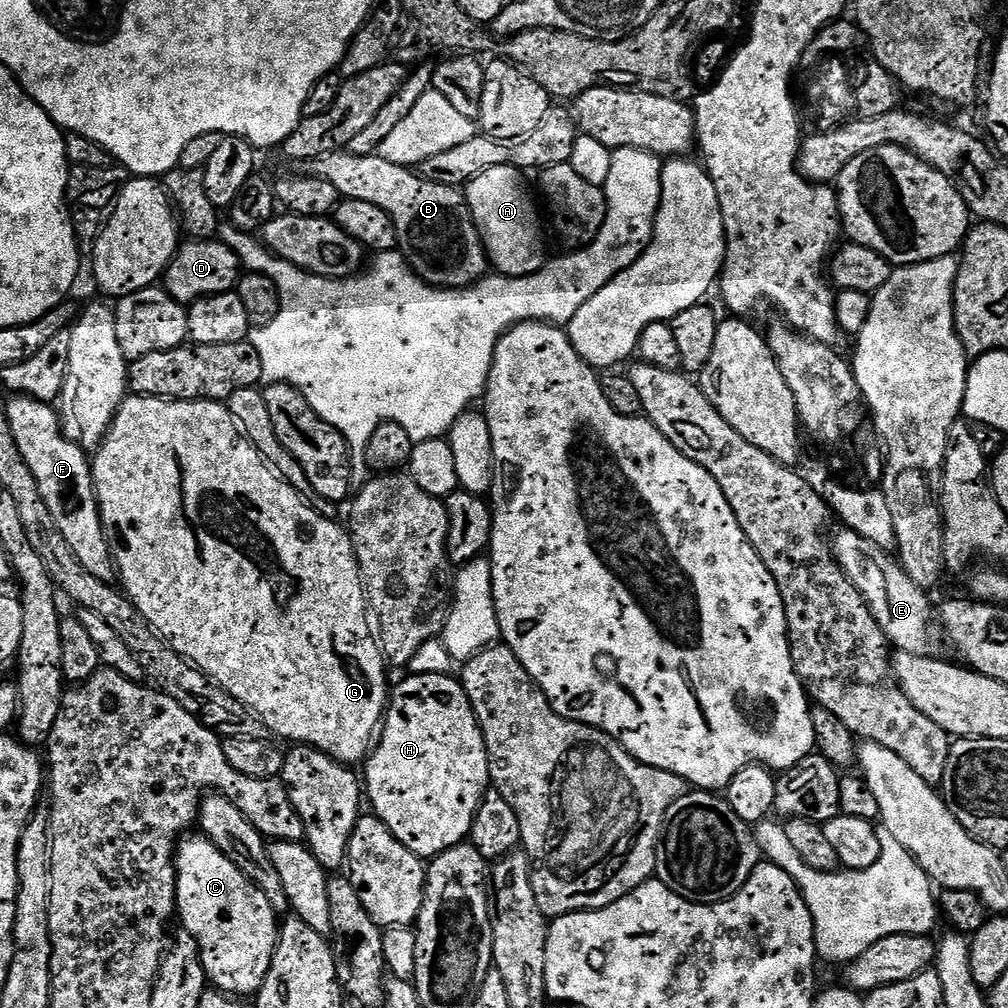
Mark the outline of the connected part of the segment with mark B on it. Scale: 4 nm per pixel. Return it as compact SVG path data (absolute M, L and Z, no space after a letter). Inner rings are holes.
M347 150L332 152L329 156L311 161L310 172L311 175L326 178L326 182L338 186L343 199L371 202L372 205L379 206L381 210L386 210L386 214L390 214L396 227L398 250L408 259L413 272L433 288L468 288L489 275L488 252L480 237L480 228L470 214L470 206L464 199L464 193L460 188L430 182L422 178L419 171L402 164L386 162L386 158L378 154L355 156Z

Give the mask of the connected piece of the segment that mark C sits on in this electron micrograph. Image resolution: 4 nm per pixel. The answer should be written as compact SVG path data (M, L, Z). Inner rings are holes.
M189 835L187 838L184 838L189 838L189 840L181 839L174 852L176 862L176 911L178 913L178 920L184 923L181 924L183 931L191 934L198 942L202 966L209 978L211 987L237 998L255 997L256 993L260 991L262 982L266 978L266 974L270 970L272 959L274 958L274 950L276 949L278 939L278 913L270 906L270 898L266 898L266 894L262 894L260 887L250 878L246 878L246 874L242 874L242 870L238 870L238 866L234 866L234 862L230 862L230 858L226 858L226 854L222 854L222 850L218 850L218 846L214 846L203 835L195 835L196 836Z

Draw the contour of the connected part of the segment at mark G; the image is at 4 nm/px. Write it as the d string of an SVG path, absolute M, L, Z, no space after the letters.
M129 395L124 401L124 405L116 411L116 417L112 419L112 424L108 428L108 433L104 435L104 440L99 448L95 449L94 459L91 461L92 477L96 483L96 493L100 503L100 517L104 523L104 533L108 543L114 546L114 559L116 561L116 571L118 573L118 584L125 596L129 596L134 602L134 606L146 618L146 622L154 631L163 638L178 655L190 661L193 666L205 672L211 680L218 686L225 688L238 702L245 704L260 721L268 727L269 733L281 736L279 739L292 740L296 744L308 744L311 748L322 750L330 758L334 758L339 764L356 766L356 763L363 761L369 755L374 744L374 737L381 727L386 715L386 709L390 703L390 683L388 684L388 672L384 658L384 649L380 647L380 641L374 635L373 625L370 623L370 612L368 598L364 590L364 580L360 576L360 564L356 561L356 547L352 545L352 538L347 527L344 528L336 520L327 520L322 514L318 514L315 508L305 497L298 495L288 483L277 474L276 469L268 461L262 458L260 451L248 441L247 436L240 431L240 425L230 414L227 403L219 400L164 400L161 396L137 396Z

